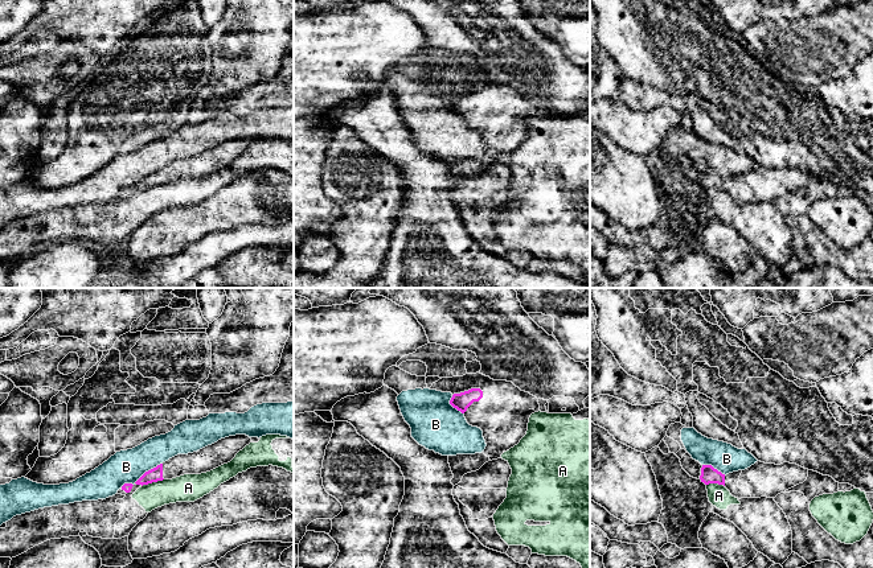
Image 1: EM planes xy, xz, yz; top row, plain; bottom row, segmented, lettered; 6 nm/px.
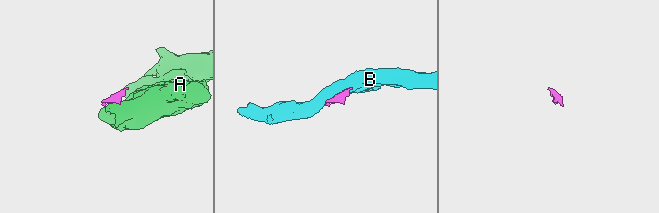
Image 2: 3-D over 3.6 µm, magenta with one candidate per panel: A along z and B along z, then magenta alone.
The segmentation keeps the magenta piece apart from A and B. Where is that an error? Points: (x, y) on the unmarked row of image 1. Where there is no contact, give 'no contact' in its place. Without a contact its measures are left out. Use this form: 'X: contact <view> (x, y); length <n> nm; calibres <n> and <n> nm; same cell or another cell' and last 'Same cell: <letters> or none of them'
A: contact xy (152, 185); length 140 nm; calibres 90 and 170 nm; another cell
B: contact xy (142, 180); length 300 nm; calibres 90 and 200 nm; another cell
Same cell: none of them

